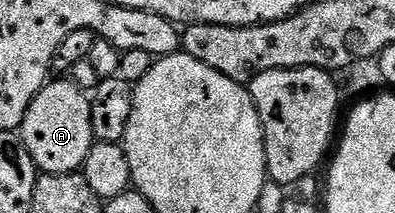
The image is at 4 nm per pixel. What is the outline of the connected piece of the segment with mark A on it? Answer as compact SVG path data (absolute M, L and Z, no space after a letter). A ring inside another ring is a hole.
M69 78L55 79L44 84L33 98L23 119L21 135L25 150L29 150L40 173L69 174L82 169L91 145L96 143L91 121L91 96Z

